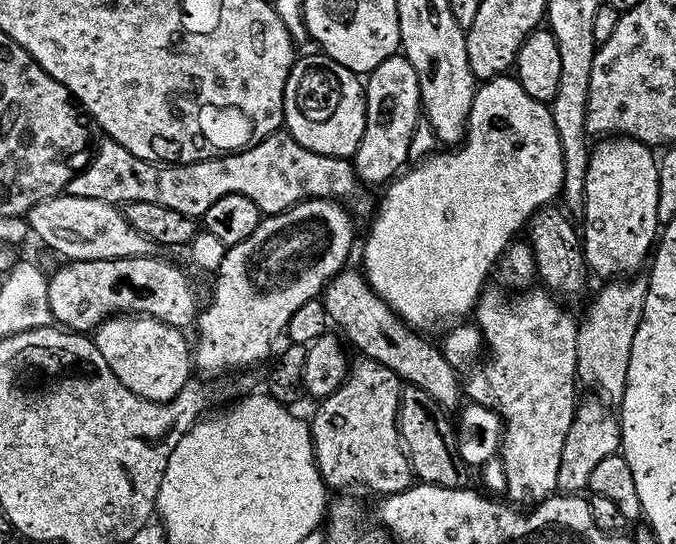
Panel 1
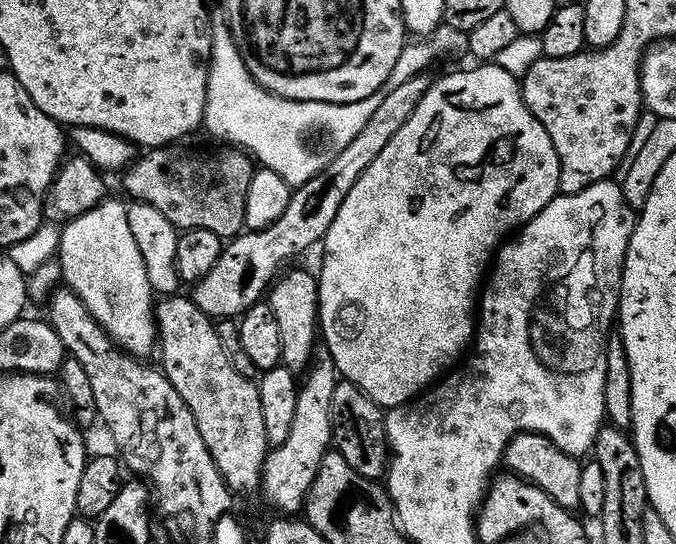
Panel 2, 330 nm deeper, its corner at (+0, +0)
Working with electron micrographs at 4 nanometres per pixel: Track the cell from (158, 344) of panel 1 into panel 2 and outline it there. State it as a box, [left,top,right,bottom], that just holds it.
[58,198,158,358]

